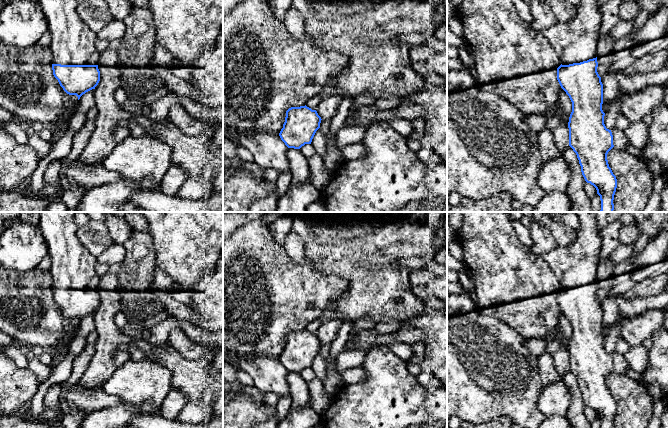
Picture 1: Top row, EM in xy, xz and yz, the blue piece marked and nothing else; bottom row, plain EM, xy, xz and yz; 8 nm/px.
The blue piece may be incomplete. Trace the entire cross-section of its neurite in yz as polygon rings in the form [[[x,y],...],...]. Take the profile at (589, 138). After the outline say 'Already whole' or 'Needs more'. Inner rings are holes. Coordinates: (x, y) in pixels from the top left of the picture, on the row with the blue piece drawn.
[[[579,0],[576,14],[570,22],[555,22],[542,31],[557,53],[561,65],[557,68],[557,80],[572,102],[569,117],[569,146],[576,153],[582,175],[593,185],[601,200],[600,212],[613,212],[617,179],[609,167],[607,154],[614,147],[611,130],[604,124],[602,110],[603,84],[597,72],[597,45],[601,38],[601,6],[597,0]]]. Needs more

